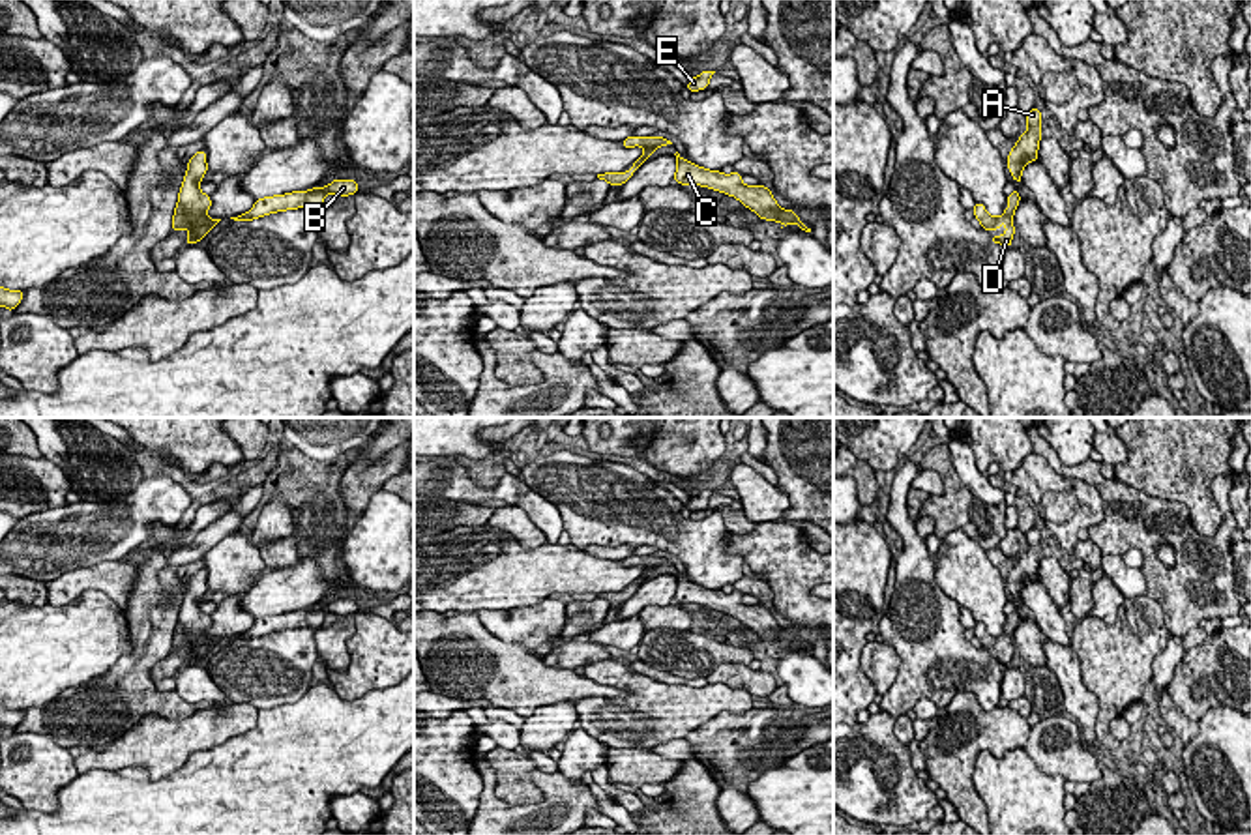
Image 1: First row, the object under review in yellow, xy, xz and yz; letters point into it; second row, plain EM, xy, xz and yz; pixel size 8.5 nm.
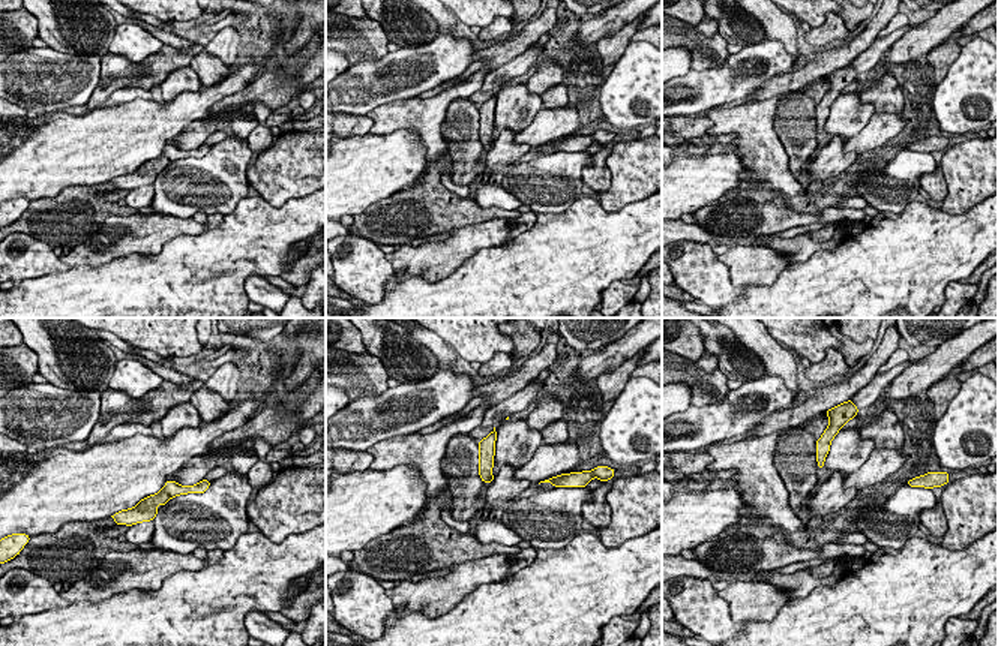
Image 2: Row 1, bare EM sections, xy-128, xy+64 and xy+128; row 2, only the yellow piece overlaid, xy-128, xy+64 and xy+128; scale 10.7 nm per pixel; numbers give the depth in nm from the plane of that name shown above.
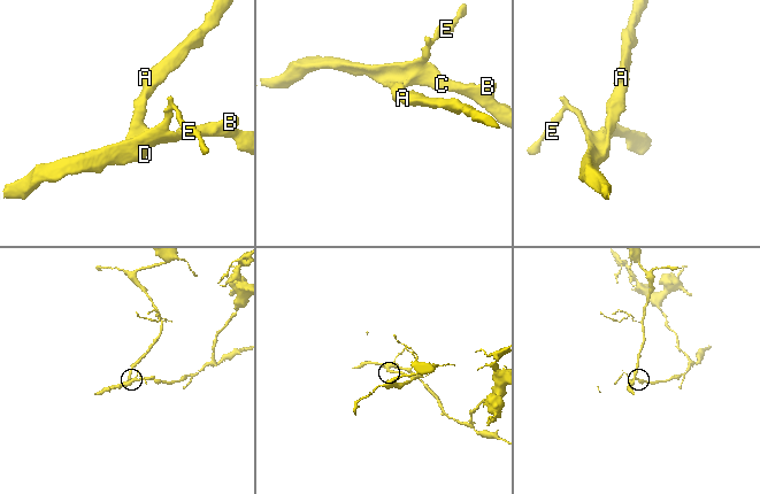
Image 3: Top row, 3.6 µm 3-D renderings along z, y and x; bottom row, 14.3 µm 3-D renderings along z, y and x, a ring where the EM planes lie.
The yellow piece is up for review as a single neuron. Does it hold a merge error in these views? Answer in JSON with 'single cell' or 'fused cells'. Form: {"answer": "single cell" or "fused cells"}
{"answer": "single cell"}

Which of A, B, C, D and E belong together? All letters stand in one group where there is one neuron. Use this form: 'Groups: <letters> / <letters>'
Groups: A B C D E

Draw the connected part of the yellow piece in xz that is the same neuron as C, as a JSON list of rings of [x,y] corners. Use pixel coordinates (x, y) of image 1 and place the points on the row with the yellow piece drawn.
[[[678,152],[674,155],[678,163],[674,182],[682,185],[702,185],[714,191],[721,191],[738,198],[760,219],[777,221],[783,227],[796,223],[802,230],[811,232],[811,228],[807,228],[792,210],[783,210],[772,197],[772,191],[764,185],[743,185],[742,174],[736,170],[732,174],[723,174],[693,165],[691,161],[682,159]]]

